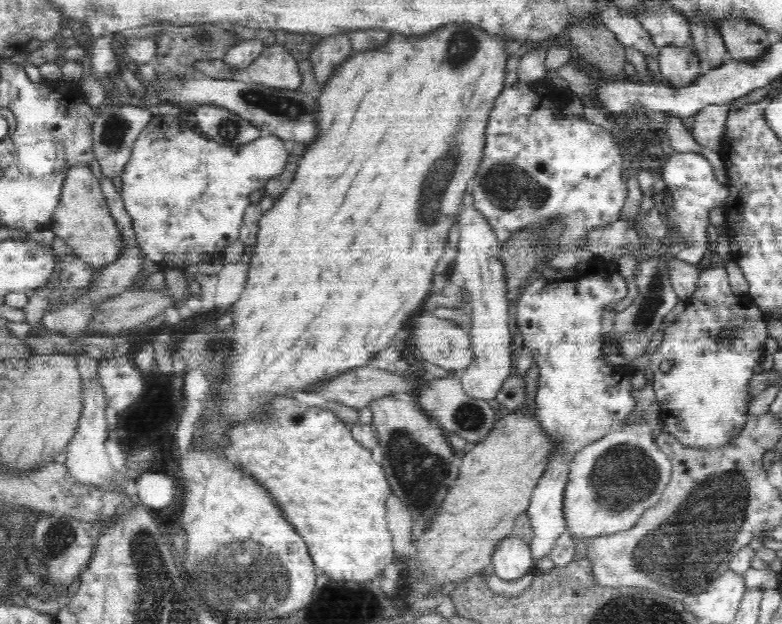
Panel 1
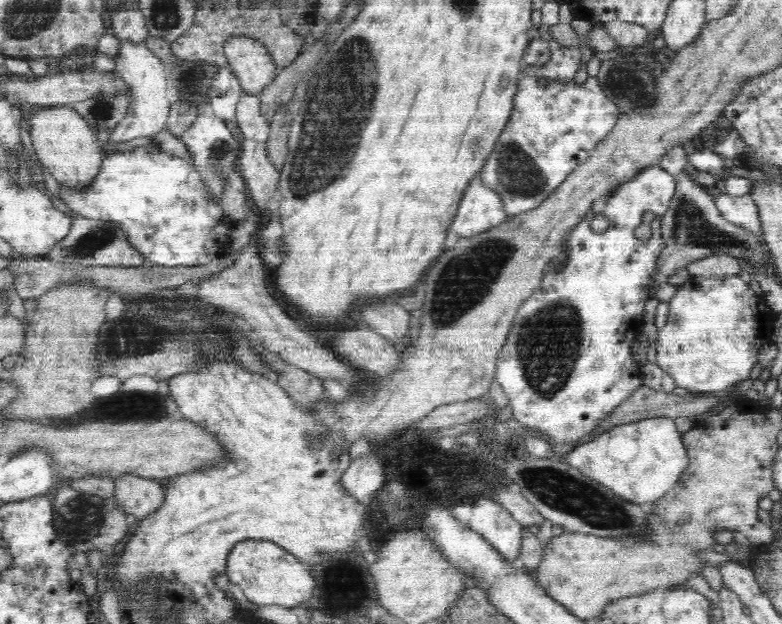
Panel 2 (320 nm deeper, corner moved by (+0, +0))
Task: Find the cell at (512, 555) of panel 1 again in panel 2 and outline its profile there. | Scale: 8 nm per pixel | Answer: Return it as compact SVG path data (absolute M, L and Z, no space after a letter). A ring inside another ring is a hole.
M478 499L471 508L469 525L506 563L516 563L524 528L503 505L492 499Z

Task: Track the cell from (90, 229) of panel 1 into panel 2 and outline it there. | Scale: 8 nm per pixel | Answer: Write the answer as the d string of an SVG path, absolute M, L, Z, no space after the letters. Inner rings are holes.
M71 106L41 109L31 116L30 136L38 160L61 188L74 193L85 193L100 174L102 147L90 125Z

